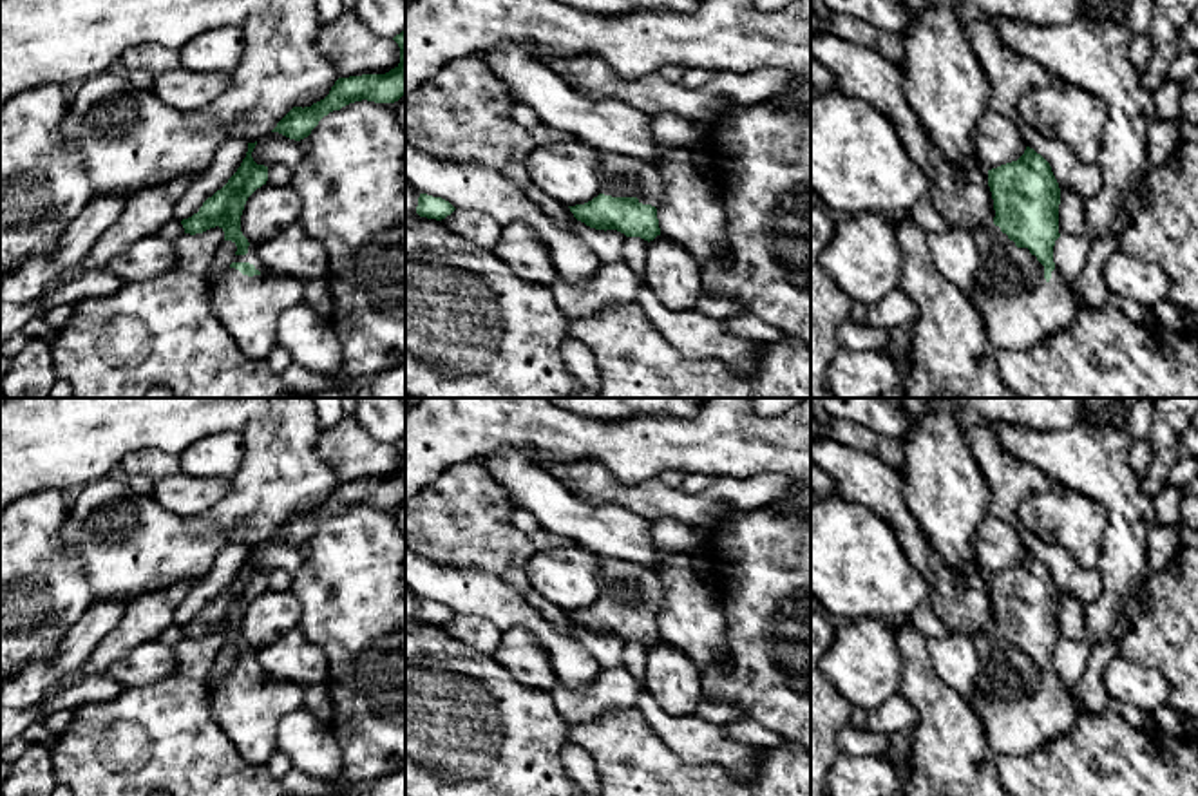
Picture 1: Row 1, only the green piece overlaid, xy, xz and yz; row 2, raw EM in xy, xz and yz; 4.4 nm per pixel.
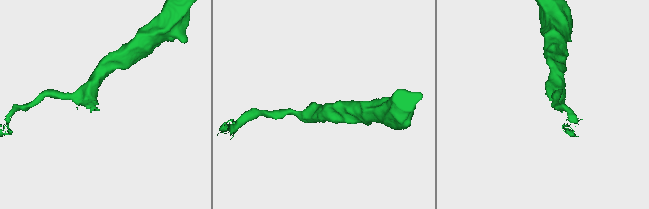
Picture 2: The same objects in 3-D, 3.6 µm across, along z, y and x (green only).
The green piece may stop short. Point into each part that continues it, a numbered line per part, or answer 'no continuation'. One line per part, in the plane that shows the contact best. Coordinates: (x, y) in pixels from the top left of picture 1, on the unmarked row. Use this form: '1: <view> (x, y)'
1: yz (1019, 713)

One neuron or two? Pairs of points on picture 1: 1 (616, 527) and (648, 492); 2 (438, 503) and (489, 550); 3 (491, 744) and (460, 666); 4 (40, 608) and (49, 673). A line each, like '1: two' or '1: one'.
1: two
2: one
3: one
4: two

